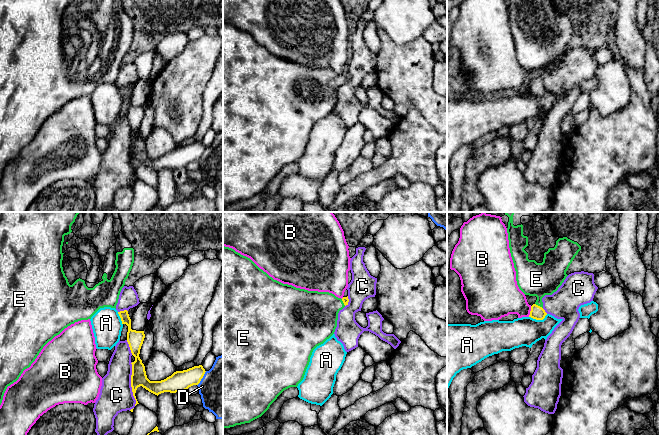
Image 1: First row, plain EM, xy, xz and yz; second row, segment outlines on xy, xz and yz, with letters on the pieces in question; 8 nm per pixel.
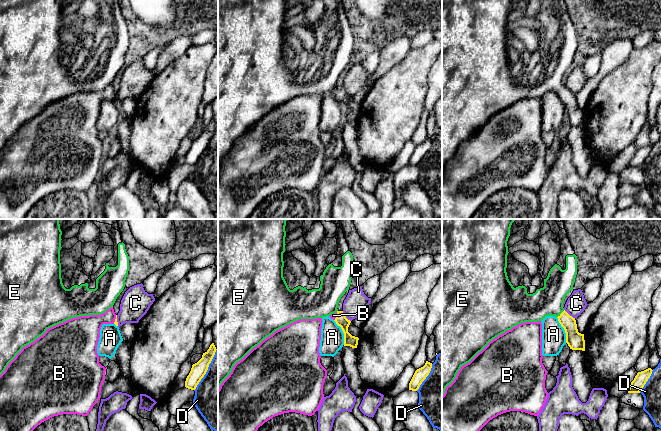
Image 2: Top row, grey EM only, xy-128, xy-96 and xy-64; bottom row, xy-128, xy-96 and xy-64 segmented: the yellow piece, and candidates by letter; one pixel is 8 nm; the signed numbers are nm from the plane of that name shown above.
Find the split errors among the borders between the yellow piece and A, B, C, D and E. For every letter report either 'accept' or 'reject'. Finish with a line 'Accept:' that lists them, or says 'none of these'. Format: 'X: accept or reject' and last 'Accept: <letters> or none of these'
A: reject
B: reject
C: reject
D: reject
E: accept
Accept: E

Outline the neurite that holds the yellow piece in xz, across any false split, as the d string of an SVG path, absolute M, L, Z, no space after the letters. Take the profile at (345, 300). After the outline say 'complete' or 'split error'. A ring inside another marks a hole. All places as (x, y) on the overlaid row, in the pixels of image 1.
M223 246L223 428L261 417L284 390L298 386L313 350L334 334L338 313L348 302L348 296L341 299L274 280L250 258Z | split error

